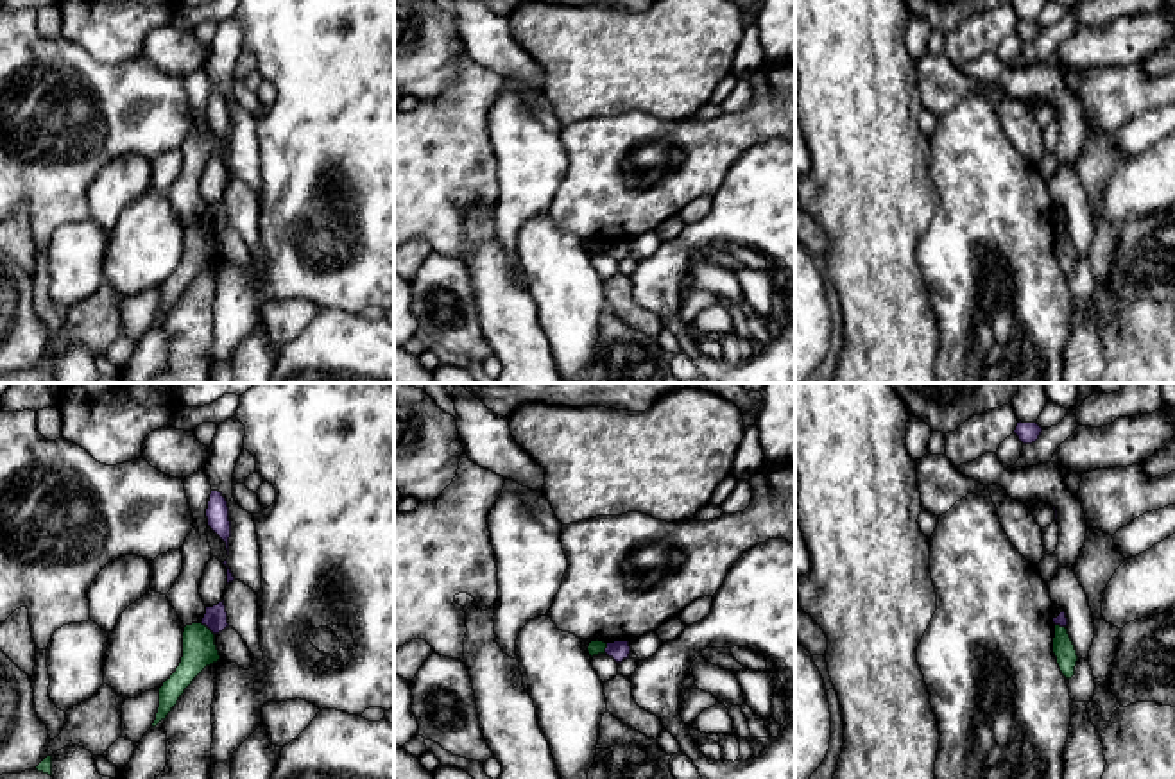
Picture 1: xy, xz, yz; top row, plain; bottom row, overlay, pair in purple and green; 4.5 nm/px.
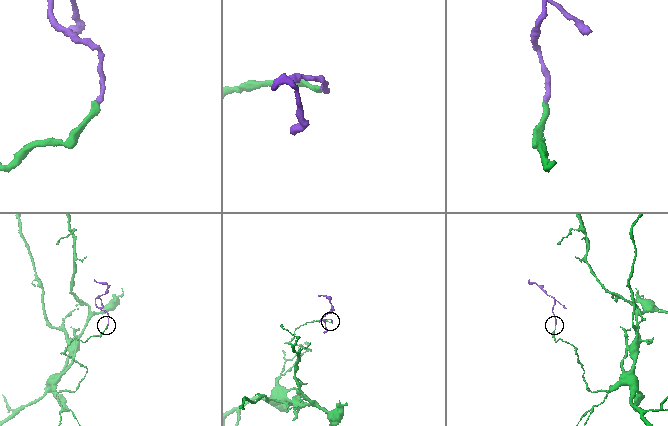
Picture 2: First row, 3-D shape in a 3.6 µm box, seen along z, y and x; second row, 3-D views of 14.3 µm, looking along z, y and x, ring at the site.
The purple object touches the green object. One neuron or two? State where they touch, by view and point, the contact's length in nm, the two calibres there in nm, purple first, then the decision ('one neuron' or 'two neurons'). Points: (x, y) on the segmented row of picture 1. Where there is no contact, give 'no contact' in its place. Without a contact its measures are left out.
meets purple in xy at (208, 627); contact 90 nm long; 110 nm thick on the purple side, 160 nm on the other; two neurons

